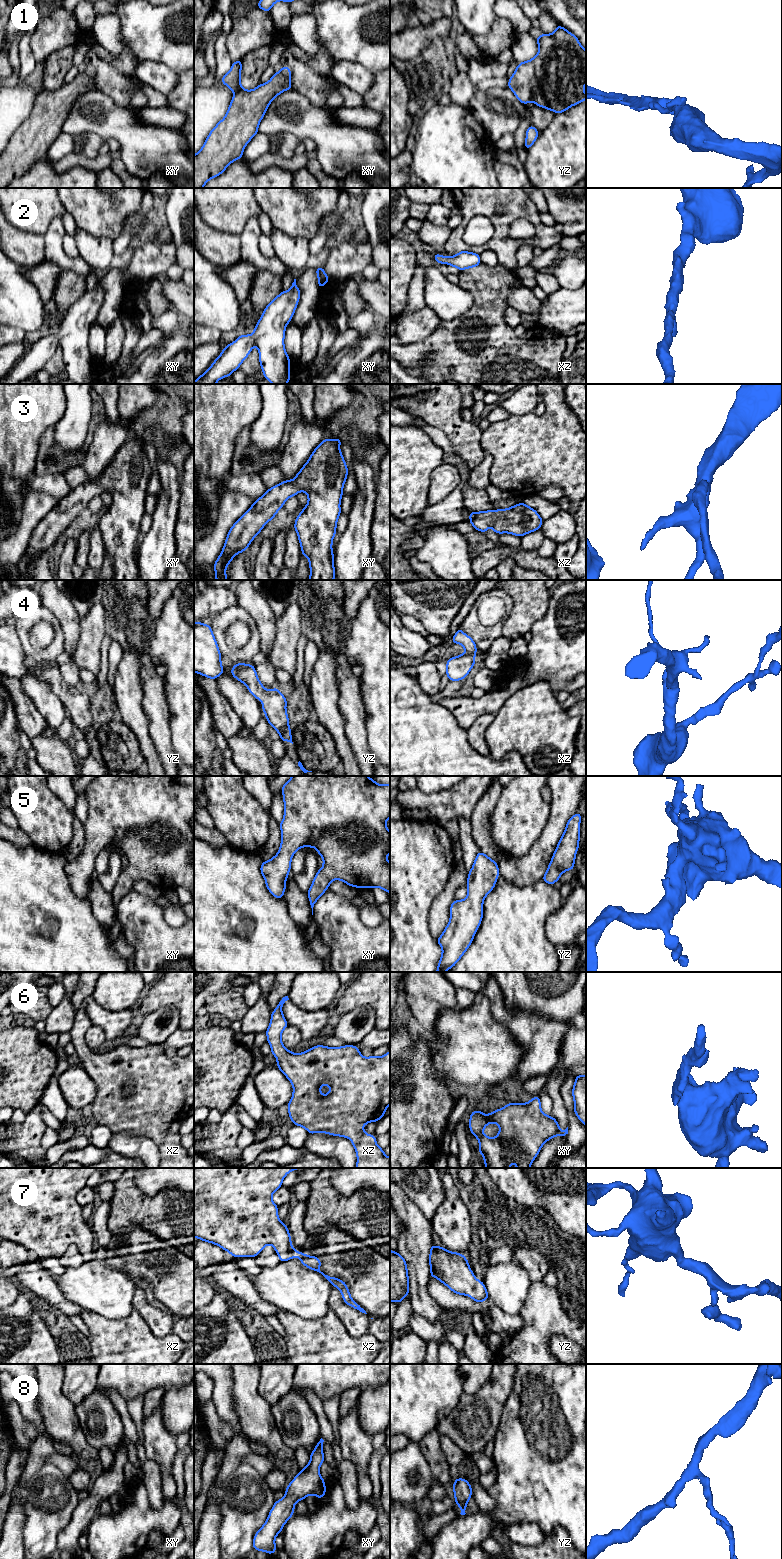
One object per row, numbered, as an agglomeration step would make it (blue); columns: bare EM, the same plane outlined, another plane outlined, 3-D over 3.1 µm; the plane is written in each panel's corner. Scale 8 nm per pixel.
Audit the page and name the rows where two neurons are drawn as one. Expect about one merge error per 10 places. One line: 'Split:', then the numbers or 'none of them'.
Split: none of them

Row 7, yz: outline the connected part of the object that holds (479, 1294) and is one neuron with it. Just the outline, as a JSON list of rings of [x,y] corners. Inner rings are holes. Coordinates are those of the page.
[[[432,1243],[429,1265],[430,1277],[437,1278],[454,1293],[470,1296],[473,1301],[479,1303],[489,1299],[484,1283],[476,1279],[464,1255],[450,1252]]]

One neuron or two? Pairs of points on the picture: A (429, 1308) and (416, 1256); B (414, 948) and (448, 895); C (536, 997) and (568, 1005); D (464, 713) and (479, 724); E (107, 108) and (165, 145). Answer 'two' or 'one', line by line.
A: one
B: two
C: one
D: two
E: one

